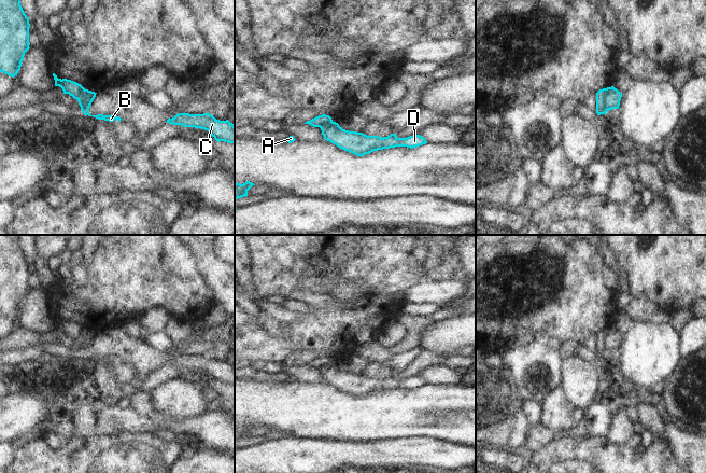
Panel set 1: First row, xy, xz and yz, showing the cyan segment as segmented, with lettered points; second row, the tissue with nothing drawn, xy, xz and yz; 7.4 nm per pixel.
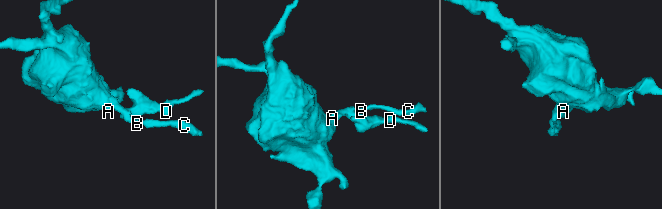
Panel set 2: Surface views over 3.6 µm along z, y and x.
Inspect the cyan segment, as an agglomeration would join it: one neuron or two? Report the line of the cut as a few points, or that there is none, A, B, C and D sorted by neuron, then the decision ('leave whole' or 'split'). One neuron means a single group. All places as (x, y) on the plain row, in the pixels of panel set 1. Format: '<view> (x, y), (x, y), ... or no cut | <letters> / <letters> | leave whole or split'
yz (605, 330), (605, 348), (607, 350) | A B C / D | split

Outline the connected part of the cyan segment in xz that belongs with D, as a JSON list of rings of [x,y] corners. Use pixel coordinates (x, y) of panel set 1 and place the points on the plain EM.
[[[336,363],[324,364],[320,370],[325,381],[357,398],[396,388],[413,390],[427,385],[425,379],[420,376],[398,379],[396,375],[391,375],[387,378],[381,379],[379,377],[367,377],[363,374],[342,371]]]

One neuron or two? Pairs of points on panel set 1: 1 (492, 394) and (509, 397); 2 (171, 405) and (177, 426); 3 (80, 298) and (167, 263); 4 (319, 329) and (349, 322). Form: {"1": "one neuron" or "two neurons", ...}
{"1": "one neuron", "2": "two neurons", "3": "one neuron", "4": "one neuron"}

